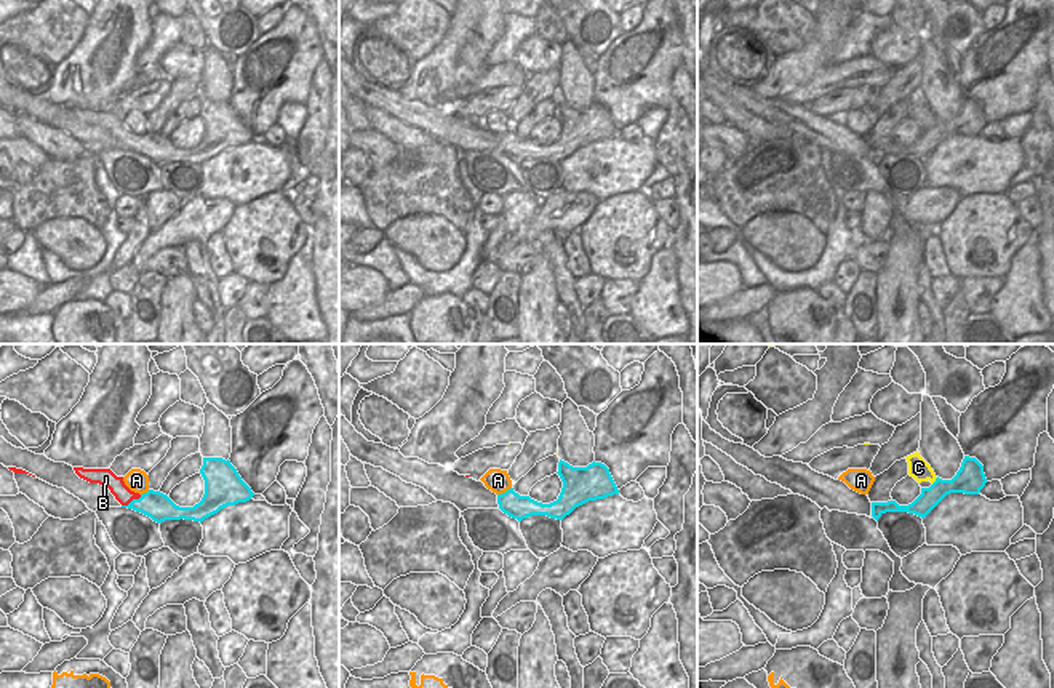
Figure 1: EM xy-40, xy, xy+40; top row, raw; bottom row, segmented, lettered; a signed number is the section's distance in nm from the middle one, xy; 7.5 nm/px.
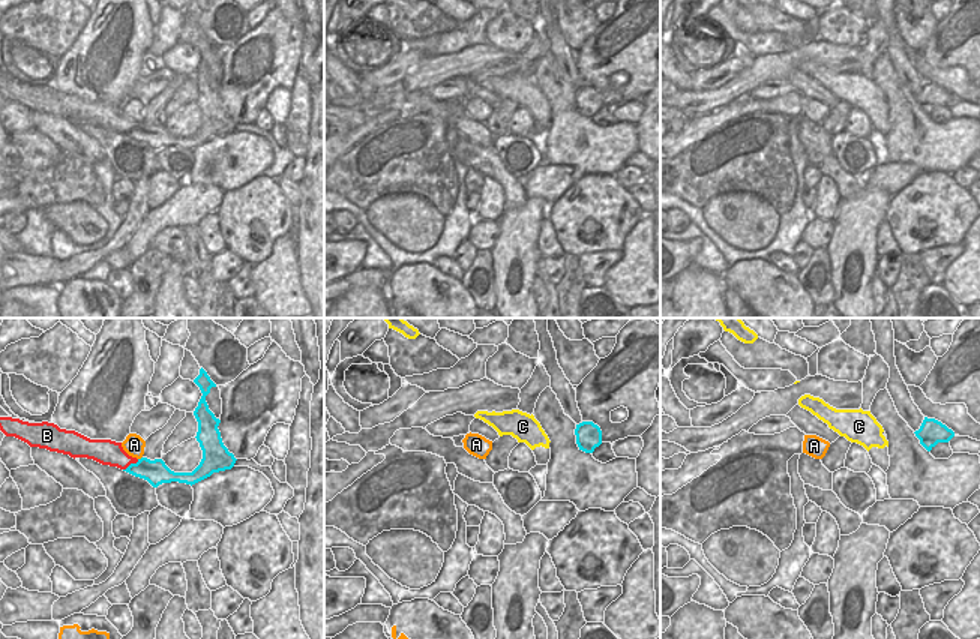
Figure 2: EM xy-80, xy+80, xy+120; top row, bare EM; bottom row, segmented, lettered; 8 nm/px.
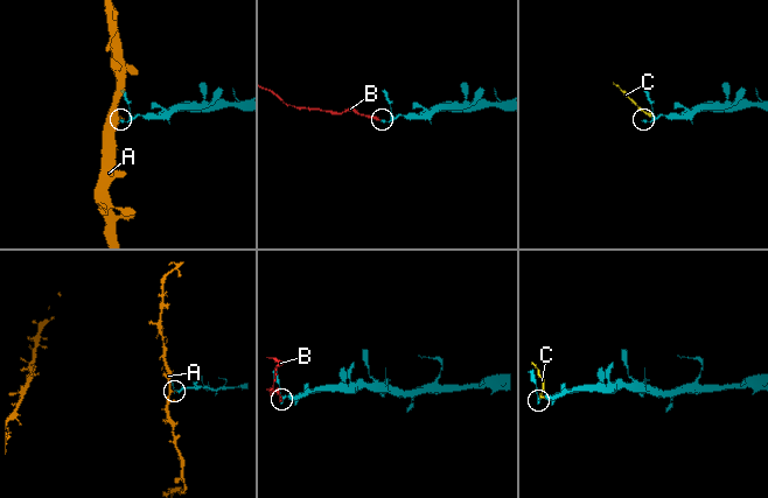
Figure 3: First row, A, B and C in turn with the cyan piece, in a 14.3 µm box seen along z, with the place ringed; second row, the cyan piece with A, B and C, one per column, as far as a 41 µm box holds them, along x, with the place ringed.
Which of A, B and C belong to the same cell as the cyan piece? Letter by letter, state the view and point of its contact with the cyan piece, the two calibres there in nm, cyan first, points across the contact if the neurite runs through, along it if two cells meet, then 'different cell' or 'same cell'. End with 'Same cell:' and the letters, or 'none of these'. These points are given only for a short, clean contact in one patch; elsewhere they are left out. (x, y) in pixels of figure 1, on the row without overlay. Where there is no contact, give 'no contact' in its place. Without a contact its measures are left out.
A: meets cyan in xy at (506, 133); 180 nm thick on the cyan side, 170 nm on the other; border along xy (511, 128), (498, 136); different cell
B: meets cyan in xy-40 at (133, 141); 200 nm thick on the cyan side, 140 nm on the other; border along xy-40 (141, 136), (122, 148); different cell
C: meets cyan in xy+40 at (936, 122); 200 nm thick on the cyan side, 150 nm on the other; border along xy+40 (938, 119), (933, 125); different cell
Same cell: none of these

